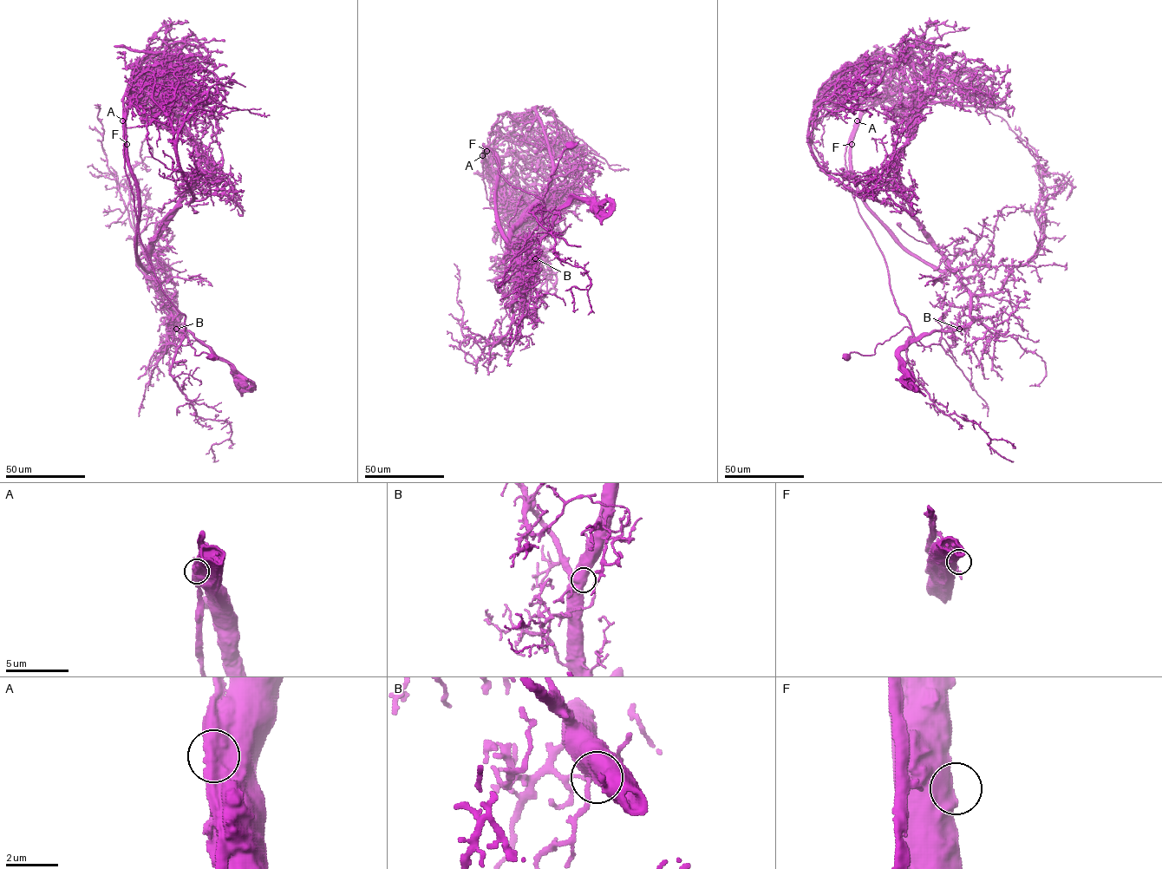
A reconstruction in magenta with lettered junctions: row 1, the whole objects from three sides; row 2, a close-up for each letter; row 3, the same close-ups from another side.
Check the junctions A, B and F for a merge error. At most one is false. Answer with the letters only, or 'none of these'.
A

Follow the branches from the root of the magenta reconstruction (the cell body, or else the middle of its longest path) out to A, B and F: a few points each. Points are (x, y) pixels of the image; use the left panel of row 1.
A: (212, 357), (205, 352), (194, 354), (183, 331), (185, 316), (164, 292), (140, 241), (125, 166), (123, 121)
B: (212, 357), (194, 354), (185, 327), (179, 344), (168, 344), (158, 361), (172, 340), (166, 328), (176, 329)
F: (212, 357), (194, 354), (183, 331), (185, 316), (164, 292), (140, 241), (125, 166), (127, 144)

